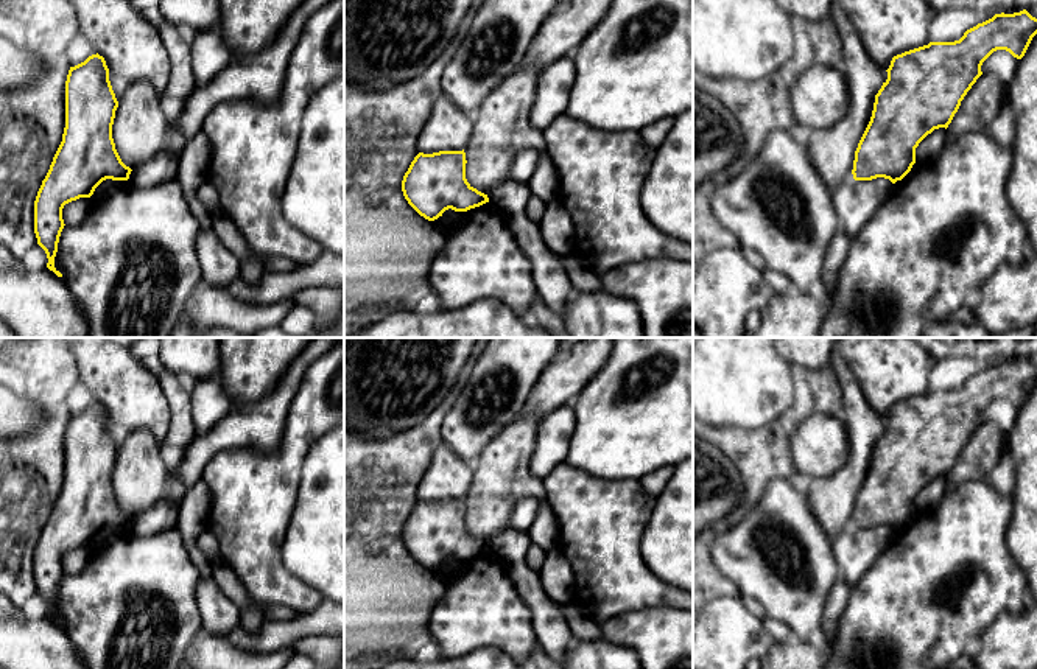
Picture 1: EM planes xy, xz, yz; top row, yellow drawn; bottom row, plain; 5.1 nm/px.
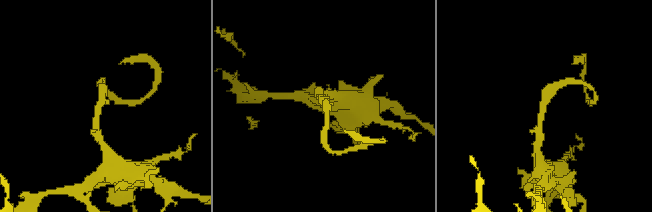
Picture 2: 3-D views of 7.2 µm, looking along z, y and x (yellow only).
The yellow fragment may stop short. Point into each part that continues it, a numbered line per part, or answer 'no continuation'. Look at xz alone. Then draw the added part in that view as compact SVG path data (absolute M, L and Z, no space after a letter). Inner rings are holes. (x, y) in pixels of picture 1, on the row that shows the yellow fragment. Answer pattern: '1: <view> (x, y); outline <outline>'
1: xz (502, 128); outline M520 65L509 78L501 81L472 114L473 132L464 148L466 179L470 187L489 198L492 188L511 176L515 156L523 149L547 152L543 132L529 121L529 112L536 100L539 68Z

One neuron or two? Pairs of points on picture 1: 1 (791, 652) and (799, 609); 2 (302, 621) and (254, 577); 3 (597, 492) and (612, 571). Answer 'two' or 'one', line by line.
1: two
2: two
3: one

